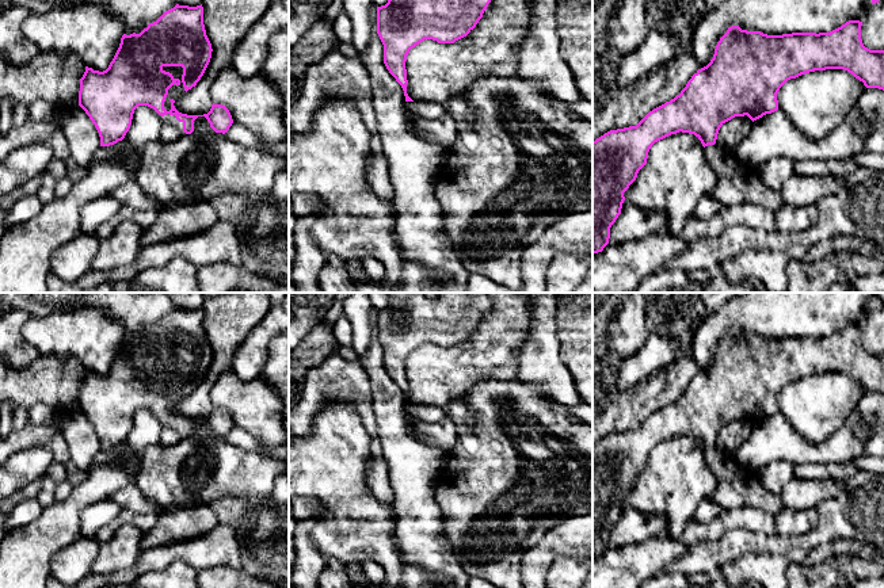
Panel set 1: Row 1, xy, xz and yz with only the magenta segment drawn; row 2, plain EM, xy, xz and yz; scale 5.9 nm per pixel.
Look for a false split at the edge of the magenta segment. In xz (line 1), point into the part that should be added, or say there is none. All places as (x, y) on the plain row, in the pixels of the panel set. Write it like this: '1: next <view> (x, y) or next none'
1: next none

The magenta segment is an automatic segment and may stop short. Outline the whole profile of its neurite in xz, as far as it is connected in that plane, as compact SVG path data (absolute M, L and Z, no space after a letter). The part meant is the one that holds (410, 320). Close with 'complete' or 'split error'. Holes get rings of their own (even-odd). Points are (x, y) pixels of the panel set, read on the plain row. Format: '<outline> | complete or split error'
M390 293L388 306L377 310L377 337L384 348L384 367L401 389L405 405L414 405L407 397L405 364L409 354L424 343L454 347L466 340L491 306L488 294L442 293L438 298L427 298L423 293Z | complete

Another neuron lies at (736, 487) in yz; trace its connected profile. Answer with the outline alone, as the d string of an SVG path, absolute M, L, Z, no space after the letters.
M716 447L705 450L704 455L717 482L716 490L708 500L723 511L755 507L776 516L784 509L780 495L769 492L757 471L743 469L734 457L725 455Z

